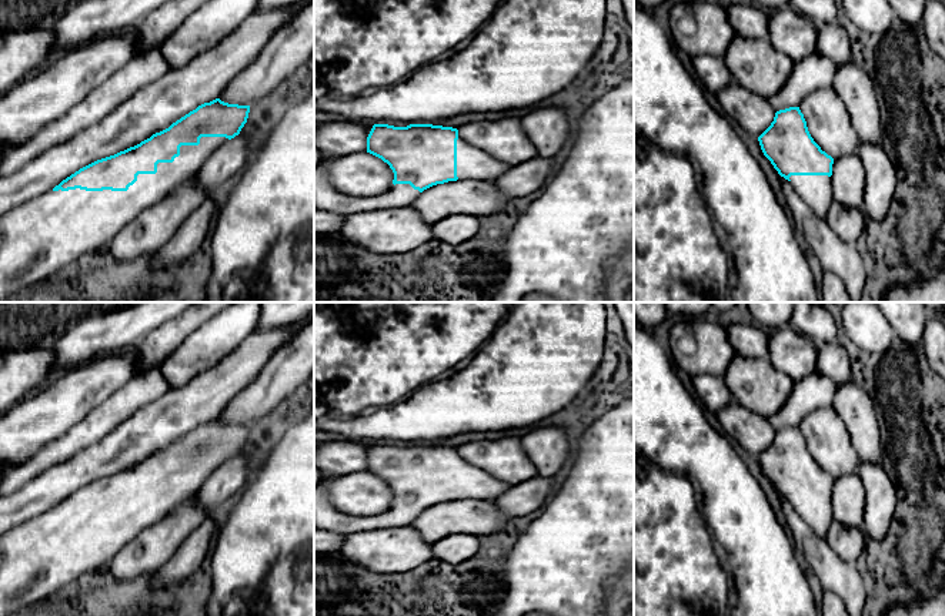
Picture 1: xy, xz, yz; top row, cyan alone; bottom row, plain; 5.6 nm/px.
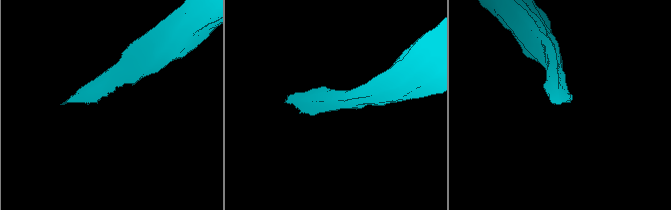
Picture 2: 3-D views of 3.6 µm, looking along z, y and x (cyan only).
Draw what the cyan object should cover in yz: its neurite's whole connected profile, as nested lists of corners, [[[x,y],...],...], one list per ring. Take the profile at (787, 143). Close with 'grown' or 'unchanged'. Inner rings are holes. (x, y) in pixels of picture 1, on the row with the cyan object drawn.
[[[799,107],[777,111],[758,141],[778,174],[791,183],[818,217],[825,218],[834,201],[831,181],[834,158],[811,137]]] | grown

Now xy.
[[[216,98],[198,106],[168,128],[114,155],[97,160],[53,190],[0,217],[0,301],[54,275],[83,254],[108,247],[144,208],[193,175],[213,151],[240,134],[250,106]]] | grown

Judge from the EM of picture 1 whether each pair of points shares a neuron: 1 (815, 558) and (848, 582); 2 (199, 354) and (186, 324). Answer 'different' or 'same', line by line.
1: same
2: different

